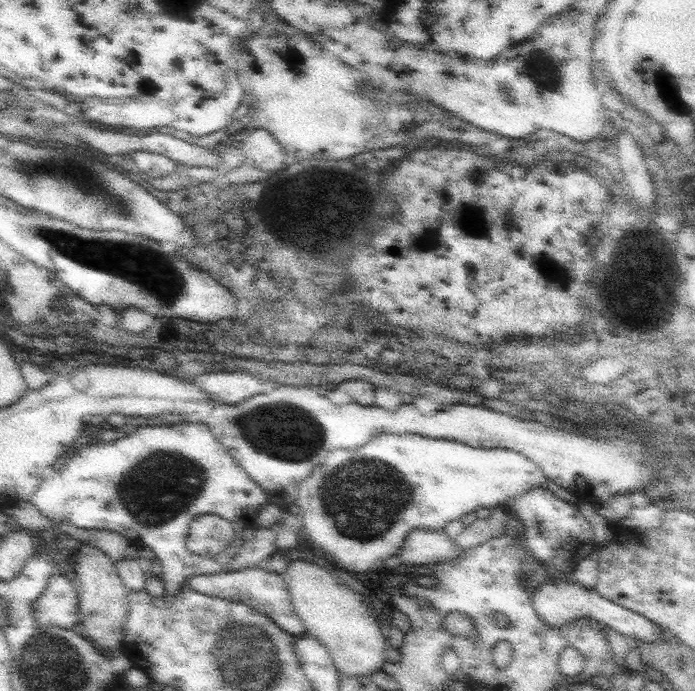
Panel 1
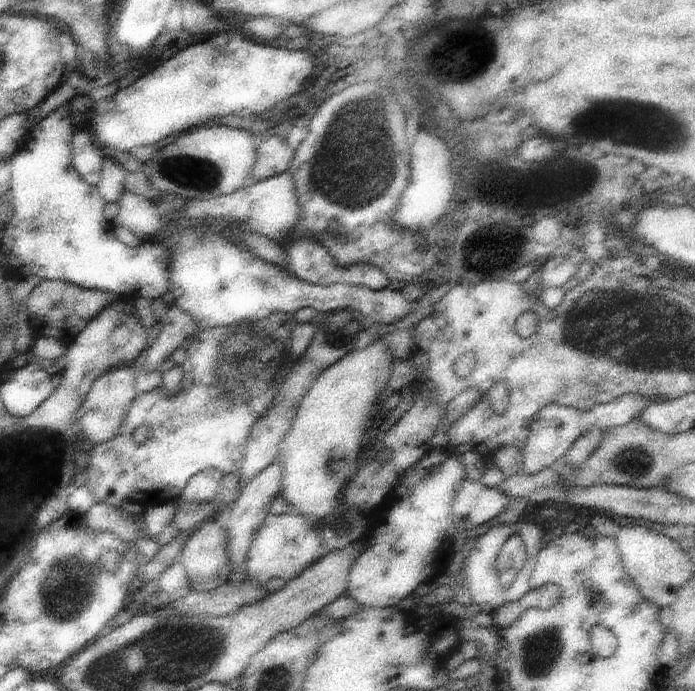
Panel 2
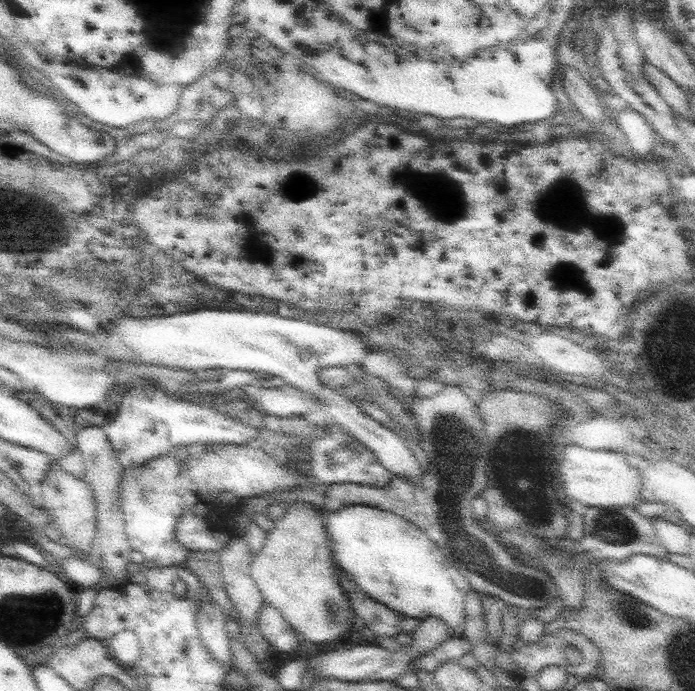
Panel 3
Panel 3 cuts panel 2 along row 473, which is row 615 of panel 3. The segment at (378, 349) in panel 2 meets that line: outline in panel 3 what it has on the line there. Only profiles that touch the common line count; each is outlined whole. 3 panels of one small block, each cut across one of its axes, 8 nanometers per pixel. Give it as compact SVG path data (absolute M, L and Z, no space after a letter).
M293 504L291 508L287 508L285 516L275 522L275 528L267 534L261 552L257 552L251 562L251 578L255 580L255 586L261 590L265 604L277 608L291 624L291 628L295 628L297 634L301 634L303 640L309 640L311 644L327 644L331 640L337 640L351 628L353 618L357 618L349 596L343 594L339 586L329 544L331 542L325 530L323 512L313 512L307 504Z

